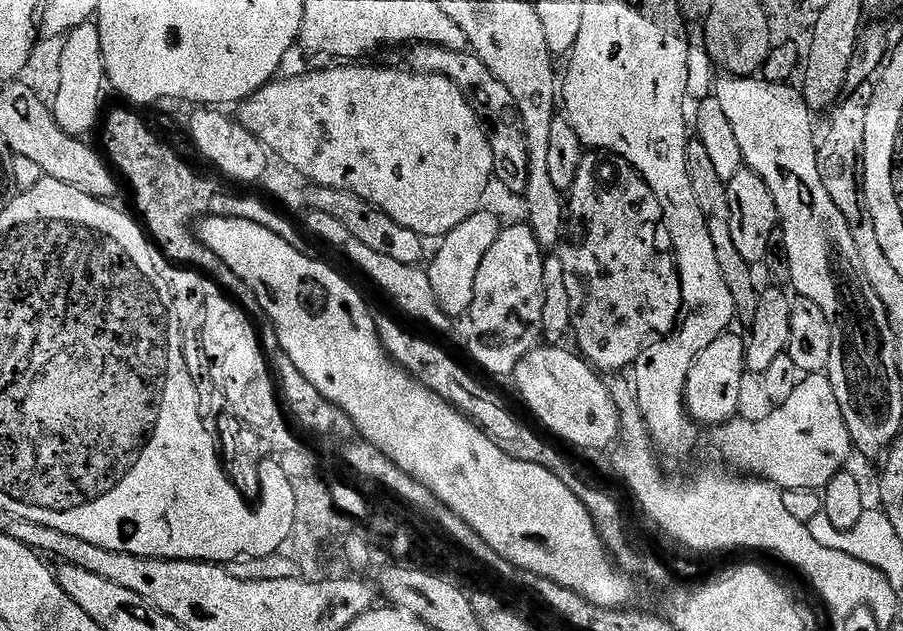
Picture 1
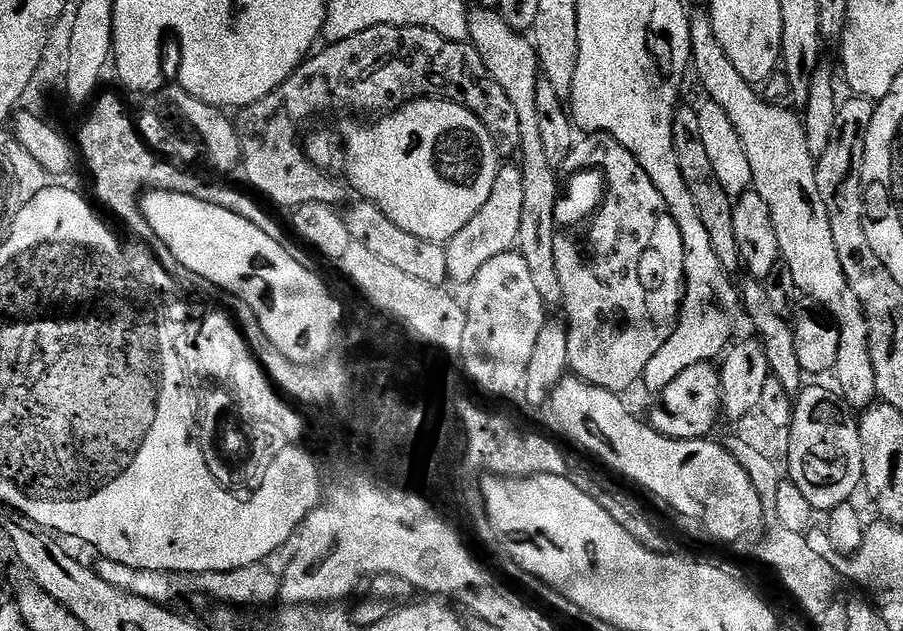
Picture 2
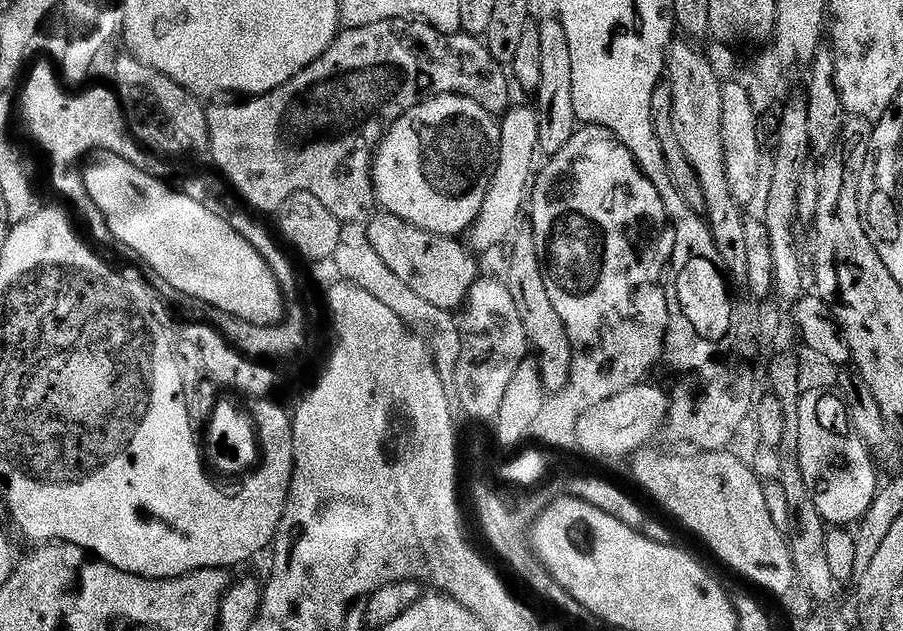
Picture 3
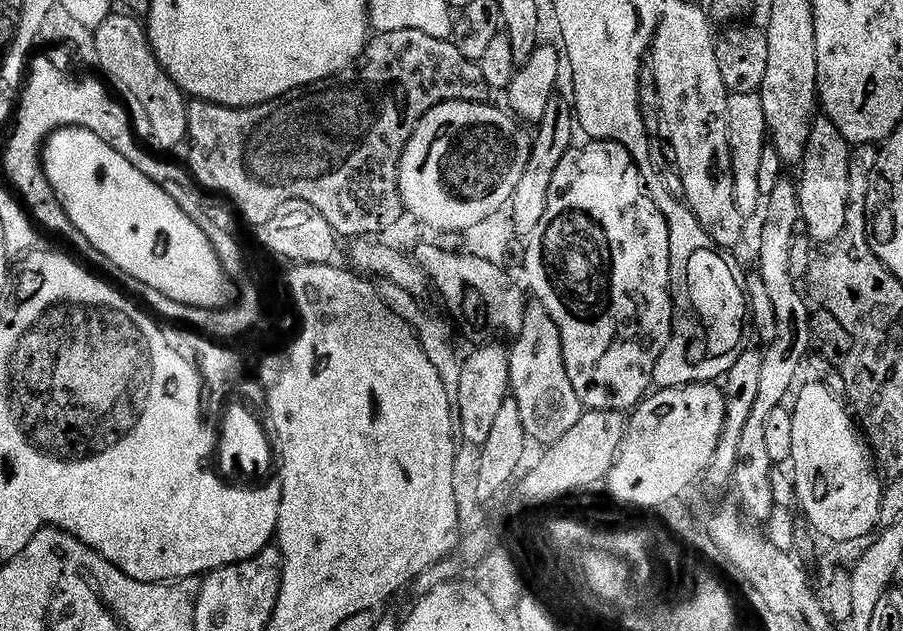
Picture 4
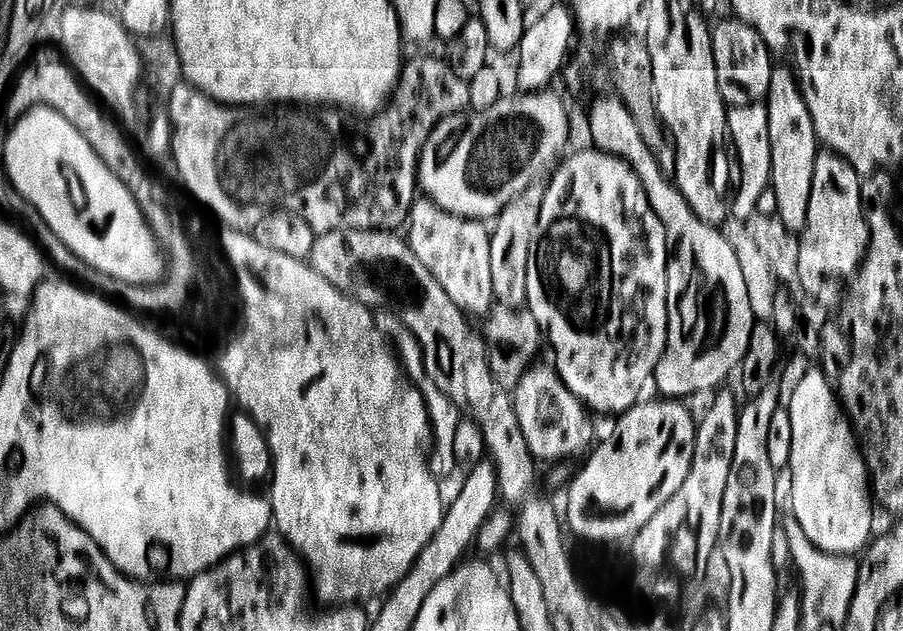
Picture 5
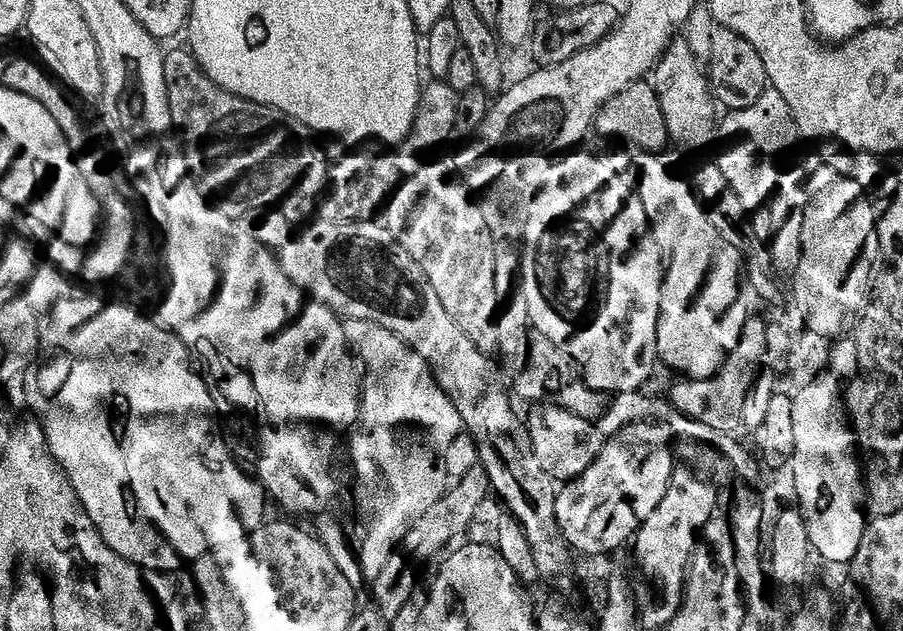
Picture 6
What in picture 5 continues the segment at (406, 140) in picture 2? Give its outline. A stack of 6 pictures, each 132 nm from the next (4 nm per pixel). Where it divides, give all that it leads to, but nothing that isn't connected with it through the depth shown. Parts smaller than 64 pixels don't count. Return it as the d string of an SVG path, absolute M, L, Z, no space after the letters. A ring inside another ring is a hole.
M552 90L515 95L502 98L483 111L452 116L449 120L443 120L434 130L420 156L418 184L423 195L443 211L467 220L491 221L515 196L537 183L543 172L551 173L565 155L568 147L569 105L560 101Z

